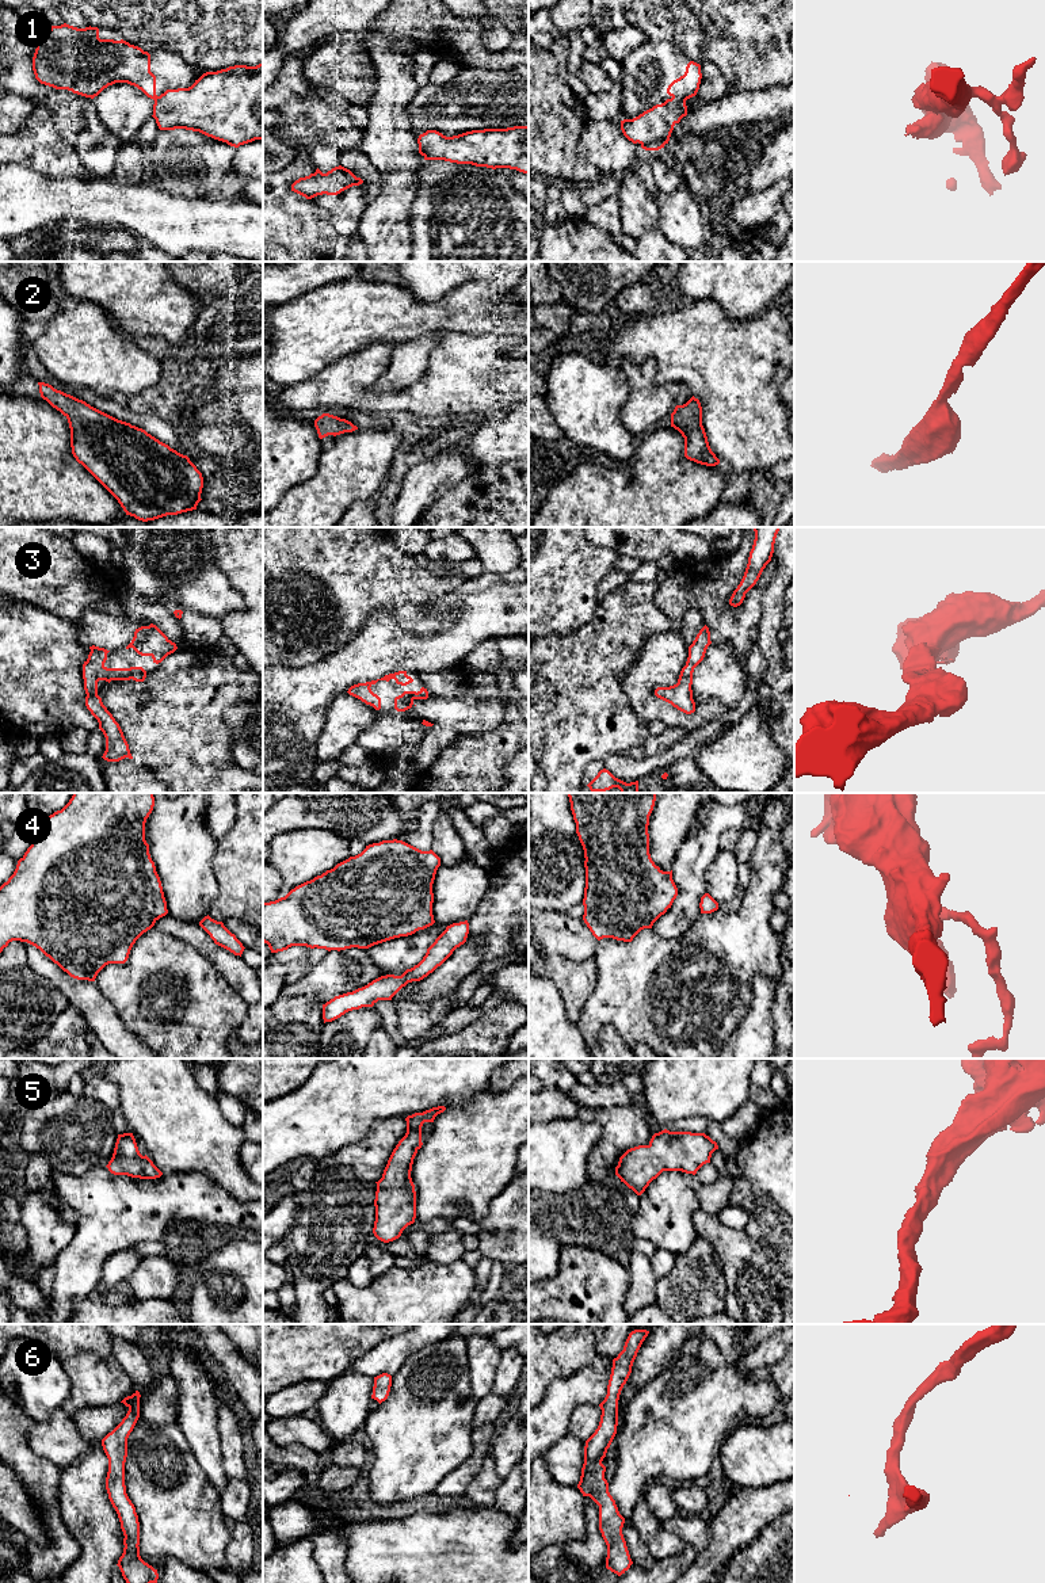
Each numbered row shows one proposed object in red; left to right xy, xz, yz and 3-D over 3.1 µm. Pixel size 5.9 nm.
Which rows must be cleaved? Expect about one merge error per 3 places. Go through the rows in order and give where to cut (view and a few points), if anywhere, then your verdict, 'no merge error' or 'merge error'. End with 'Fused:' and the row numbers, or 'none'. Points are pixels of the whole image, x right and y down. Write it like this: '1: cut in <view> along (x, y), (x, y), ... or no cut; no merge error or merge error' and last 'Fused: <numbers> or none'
1: cut in yz along (672, 96), (685, 100); merge error
2: no cut; no merge error
3: no cut; no merge error
4: no cut; no merge error
5: no cut; no merge error
6: no cut; no merge error
Fused: 1

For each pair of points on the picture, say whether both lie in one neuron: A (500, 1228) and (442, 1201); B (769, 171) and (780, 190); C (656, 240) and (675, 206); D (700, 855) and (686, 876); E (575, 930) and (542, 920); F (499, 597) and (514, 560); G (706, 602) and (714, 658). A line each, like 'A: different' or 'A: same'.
A: different
B: different
C: different
D: same
E: same
F: different
G: different

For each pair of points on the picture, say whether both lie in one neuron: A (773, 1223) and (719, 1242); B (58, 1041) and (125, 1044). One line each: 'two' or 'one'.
A: two
B: two

